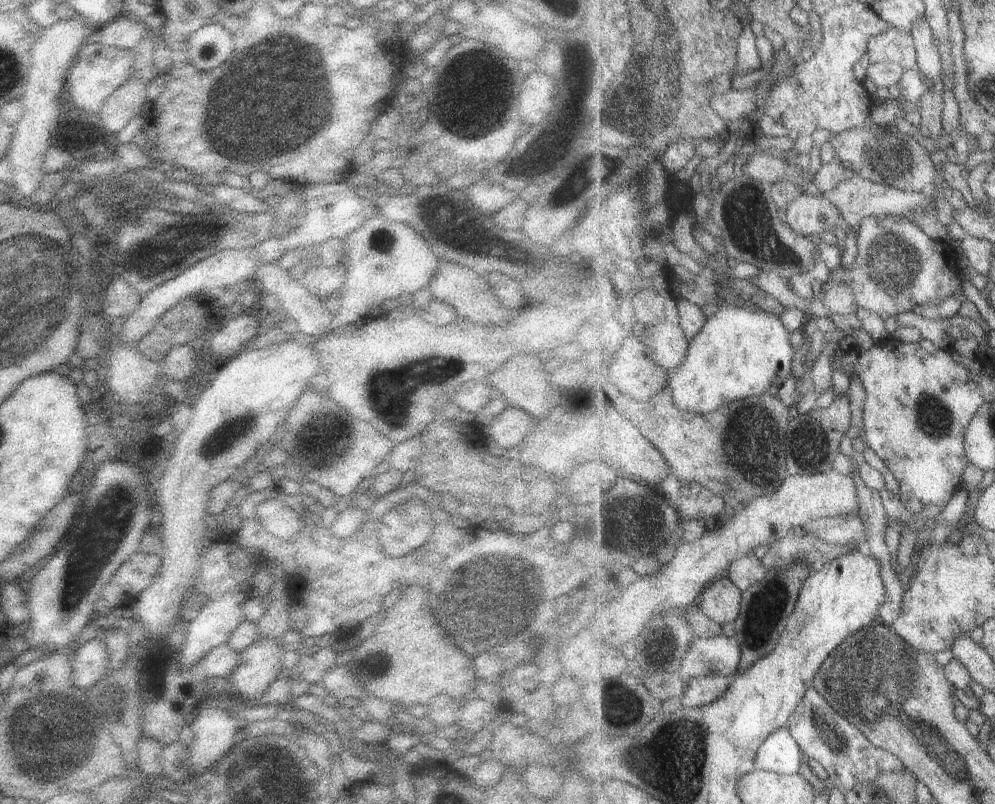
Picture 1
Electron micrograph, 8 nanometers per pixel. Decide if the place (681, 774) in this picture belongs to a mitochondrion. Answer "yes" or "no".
yes

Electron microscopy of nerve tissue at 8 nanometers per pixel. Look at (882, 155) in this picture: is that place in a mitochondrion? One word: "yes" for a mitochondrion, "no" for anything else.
yes

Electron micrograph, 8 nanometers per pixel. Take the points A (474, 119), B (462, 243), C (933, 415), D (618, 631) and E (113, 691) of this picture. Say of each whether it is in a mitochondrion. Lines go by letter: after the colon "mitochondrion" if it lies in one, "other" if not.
A: mitochondrion
B: other
C: mitochondrion
D: other
E: other

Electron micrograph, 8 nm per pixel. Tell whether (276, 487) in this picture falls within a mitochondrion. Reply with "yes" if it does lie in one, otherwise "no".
no

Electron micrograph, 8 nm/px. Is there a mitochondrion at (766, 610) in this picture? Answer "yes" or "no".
yes

